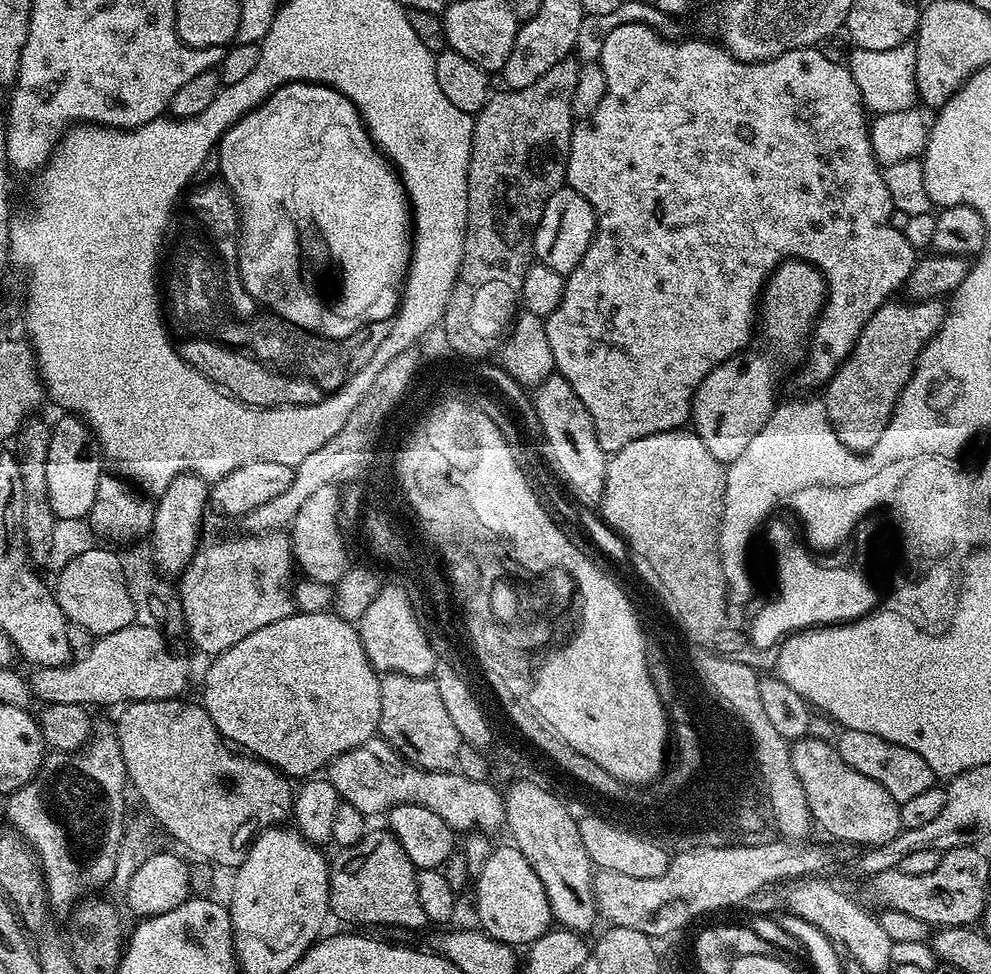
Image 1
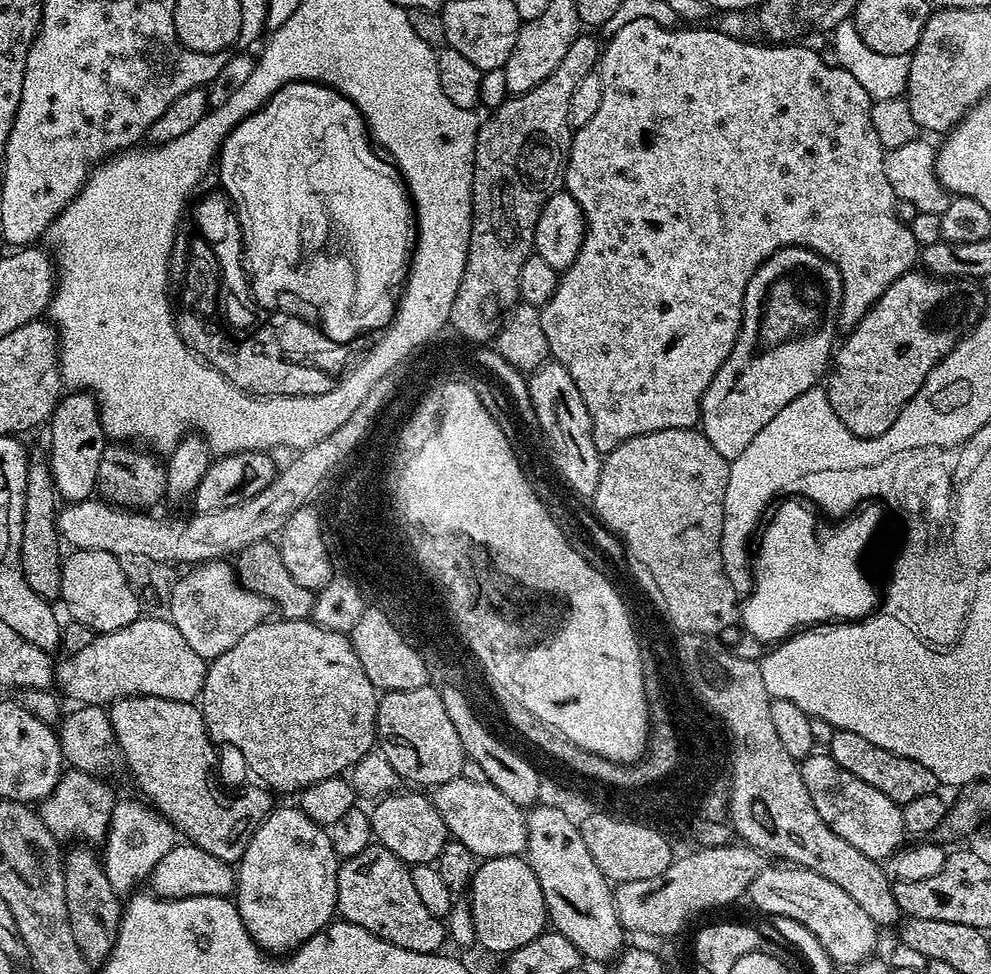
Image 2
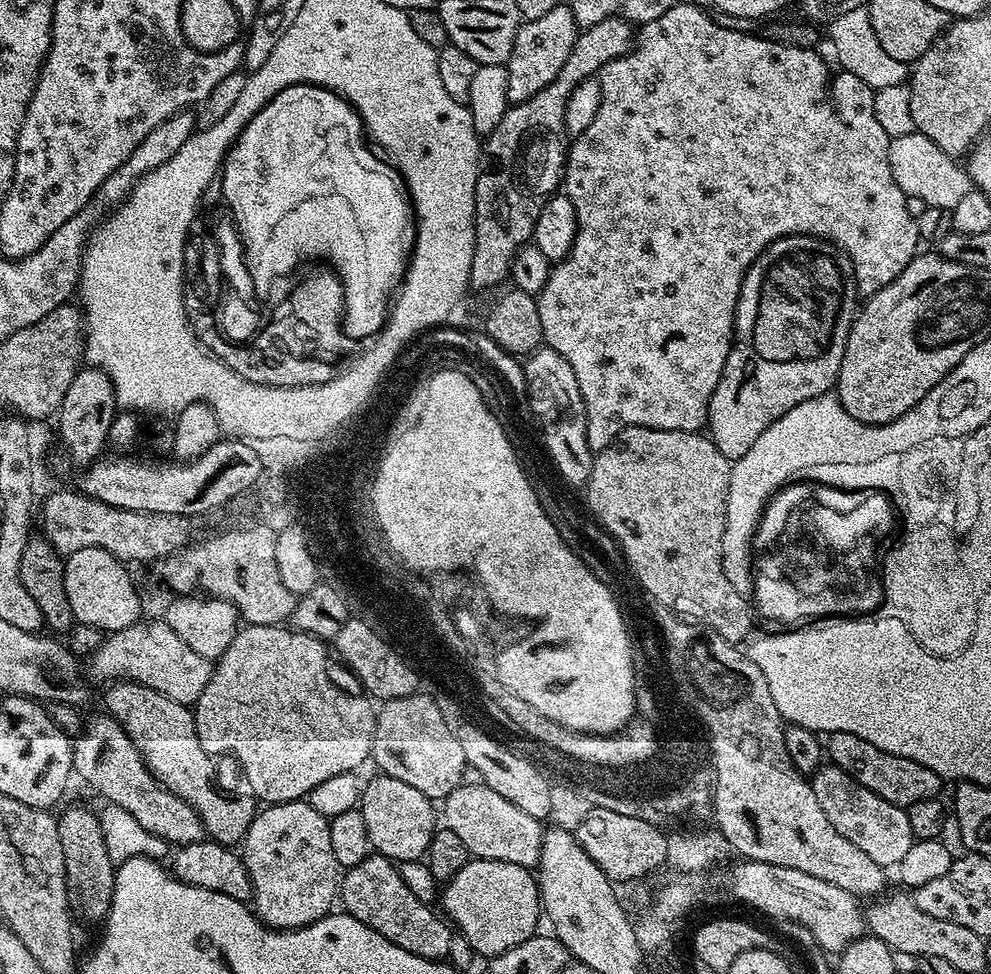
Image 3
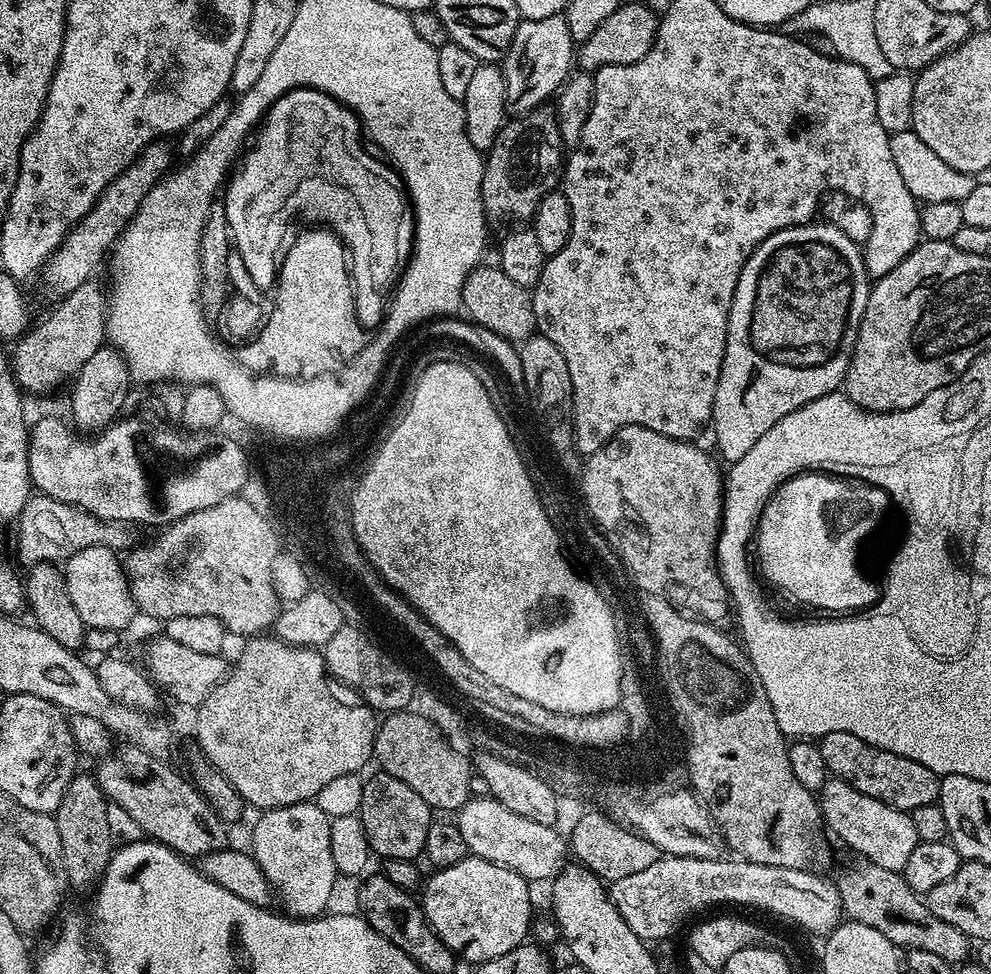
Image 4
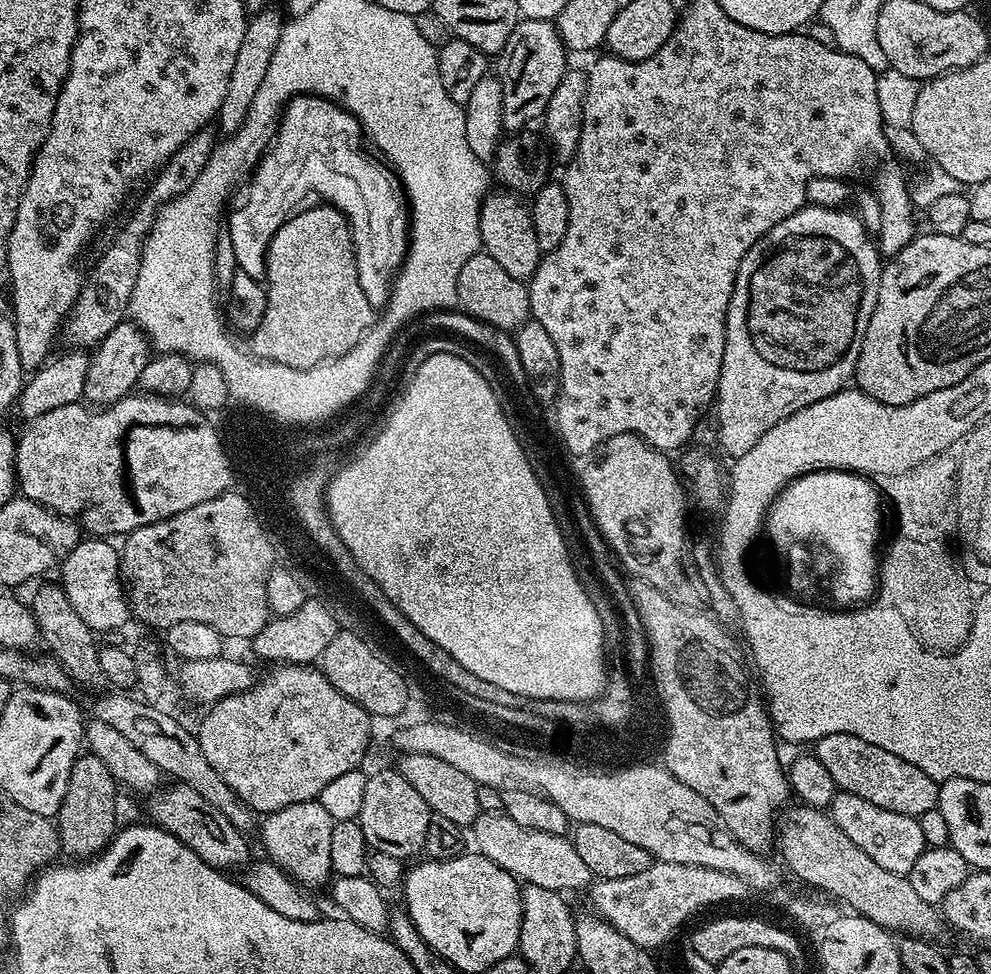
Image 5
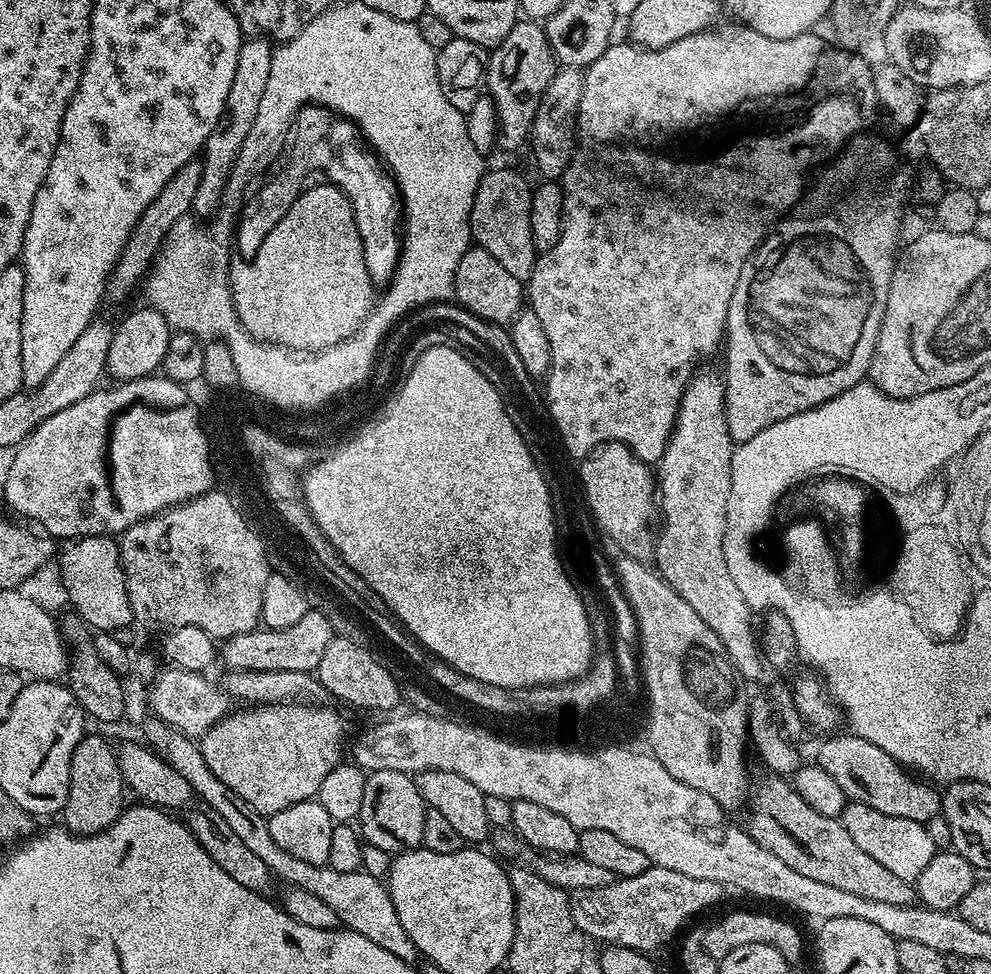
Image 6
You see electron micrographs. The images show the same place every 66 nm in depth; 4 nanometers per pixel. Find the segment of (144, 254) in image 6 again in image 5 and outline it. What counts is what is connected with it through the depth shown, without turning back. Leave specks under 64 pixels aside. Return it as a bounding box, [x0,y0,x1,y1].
[62,127,218,350]

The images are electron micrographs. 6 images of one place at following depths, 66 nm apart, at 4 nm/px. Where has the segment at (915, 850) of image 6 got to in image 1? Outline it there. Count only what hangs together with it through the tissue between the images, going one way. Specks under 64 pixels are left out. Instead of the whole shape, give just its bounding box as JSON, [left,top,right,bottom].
[791,738,902,848]

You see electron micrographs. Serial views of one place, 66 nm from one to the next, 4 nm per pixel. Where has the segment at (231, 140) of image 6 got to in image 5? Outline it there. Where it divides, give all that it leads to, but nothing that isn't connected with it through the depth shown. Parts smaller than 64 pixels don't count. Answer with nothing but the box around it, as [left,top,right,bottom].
[218,6,286,133]

